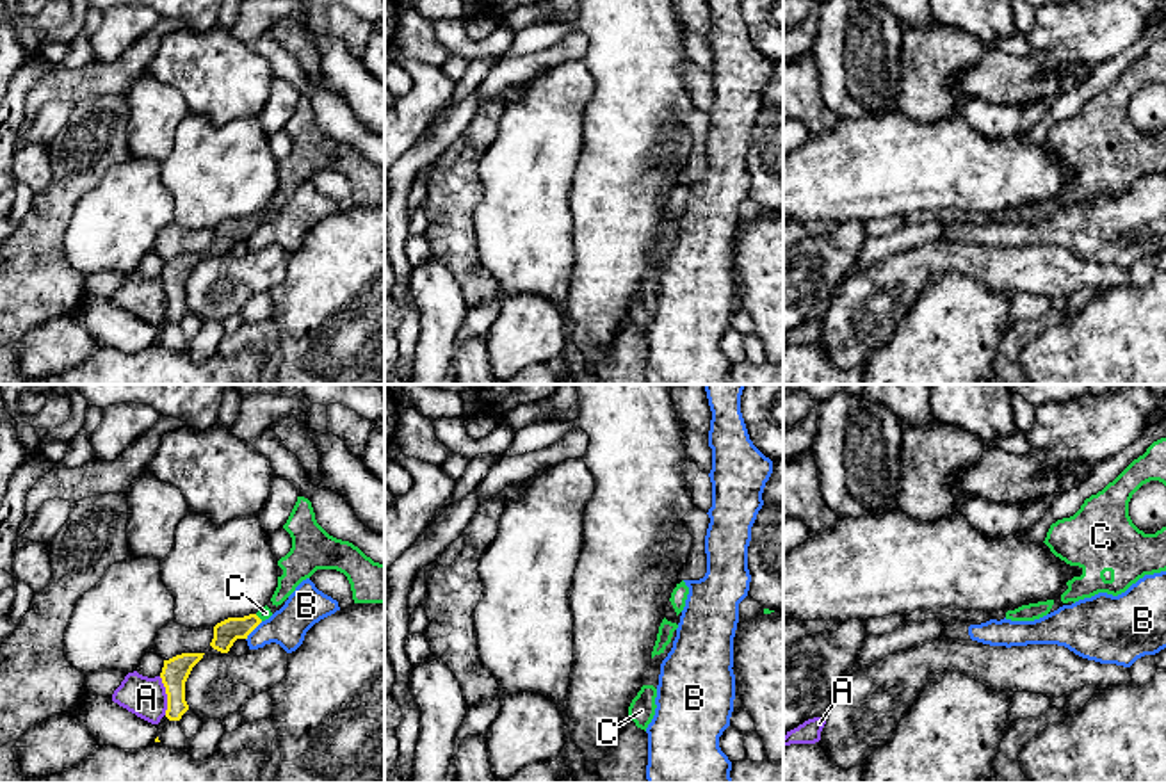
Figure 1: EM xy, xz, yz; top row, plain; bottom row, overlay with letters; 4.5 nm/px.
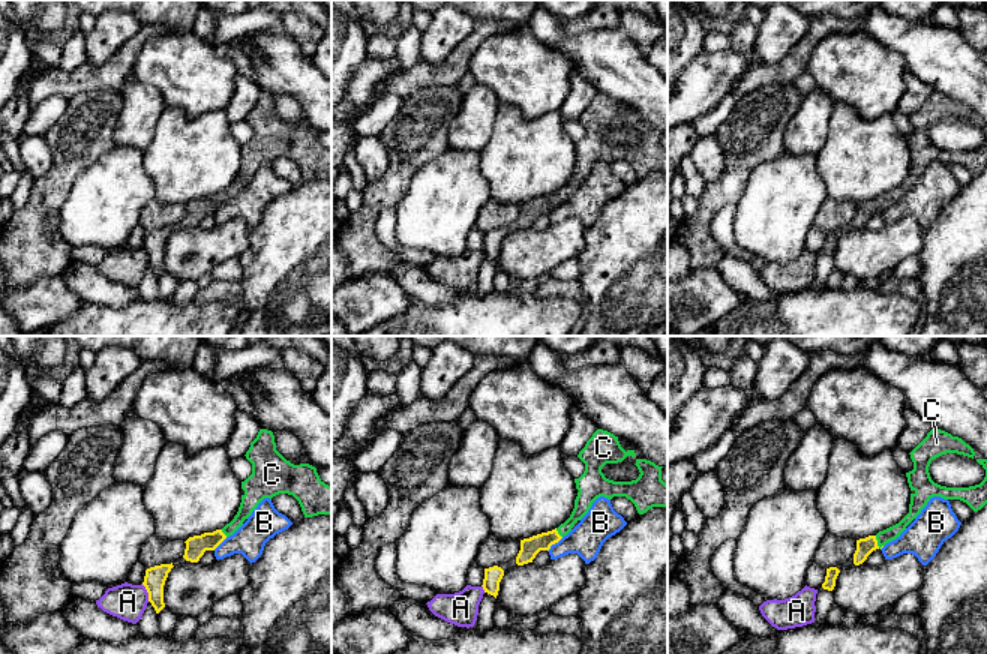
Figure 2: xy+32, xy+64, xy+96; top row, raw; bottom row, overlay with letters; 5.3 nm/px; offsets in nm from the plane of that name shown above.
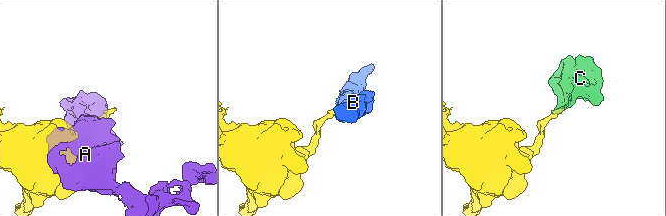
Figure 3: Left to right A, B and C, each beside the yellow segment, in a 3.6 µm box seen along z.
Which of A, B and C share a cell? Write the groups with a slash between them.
A / B / C

